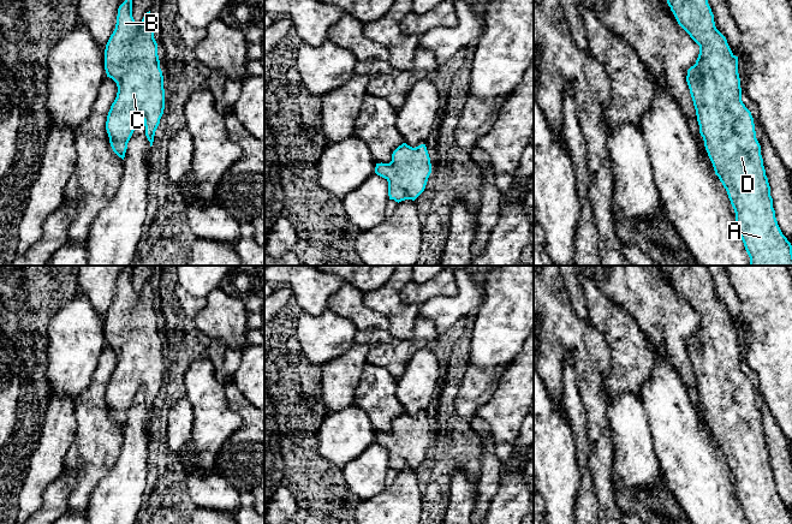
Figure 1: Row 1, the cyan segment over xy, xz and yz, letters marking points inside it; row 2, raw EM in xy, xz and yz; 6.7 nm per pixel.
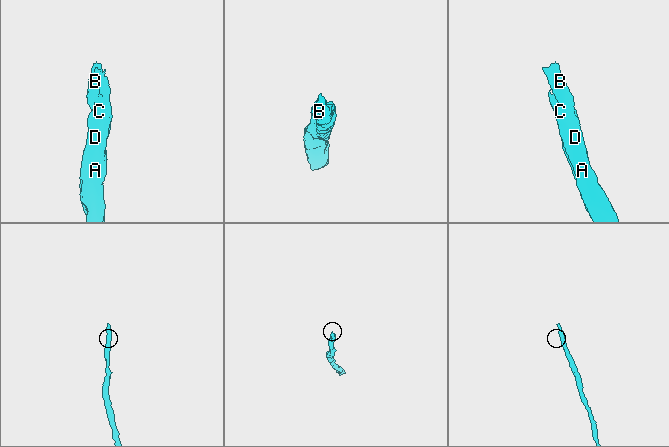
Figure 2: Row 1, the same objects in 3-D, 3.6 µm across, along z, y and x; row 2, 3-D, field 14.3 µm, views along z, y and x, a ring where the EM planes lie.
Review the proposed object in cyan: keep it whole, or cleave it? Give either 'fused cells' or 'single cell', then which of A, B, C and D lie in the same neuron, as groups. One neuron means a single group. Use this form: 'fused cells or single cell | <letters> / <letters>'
single cell | A B C D

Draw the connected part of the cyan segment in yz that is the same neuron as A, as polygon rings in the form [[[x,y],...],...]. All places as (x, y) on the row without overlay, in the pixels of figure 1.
[[[666,266],[678,293],[699,315],[686,351],[699,403],[727,460],[748,524],[792,524],[773,477],[751,381],[742,370],[738,326],[716,298],[707,266]]]

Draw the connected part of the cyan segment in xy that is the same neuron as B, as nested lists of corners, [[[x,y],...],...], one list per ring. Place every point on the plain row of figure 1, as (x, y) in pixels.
[[[126,267],[118,278],[115,298],[105,318],[107,346],[118,356],[106,399],[113,421],[123,429],[141,389],[144,391],[145,405],[153,415],[165,379],[163,345],[154,302],[155,292],[150,280],[141,292],[136,292],[132,267]]]

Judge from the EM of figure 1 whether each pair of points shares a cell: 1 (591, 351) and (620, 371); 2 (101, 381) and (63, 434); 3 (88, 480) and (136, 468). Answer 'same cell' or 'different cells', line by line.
1: different cells
2: different cells
3: different cells

